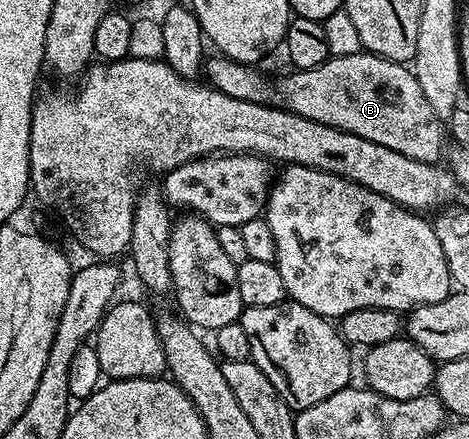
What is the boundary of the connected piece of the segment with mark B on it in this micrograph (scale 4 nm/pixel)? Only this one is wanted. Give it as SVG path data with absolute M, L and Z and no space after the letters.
M362 51L347 56L330 56L310 70L295 69L283 77L271 80L257 72L257 69L250 64L236 63L233 59L222 55L216 58L209 57L204 60L204 82L233 100L251 101L252 104L283 108L294 112L297 116L307 117L308 120L343 129L344 132L354 133L355 136L364 137L367 141L374 141L377 145L385 145L387 149L403 153L412 160L437 163L440 155L442 158L445 149L442 120L435 115L431 104L427 102L414 72L402 63L395 63L381 55Z

